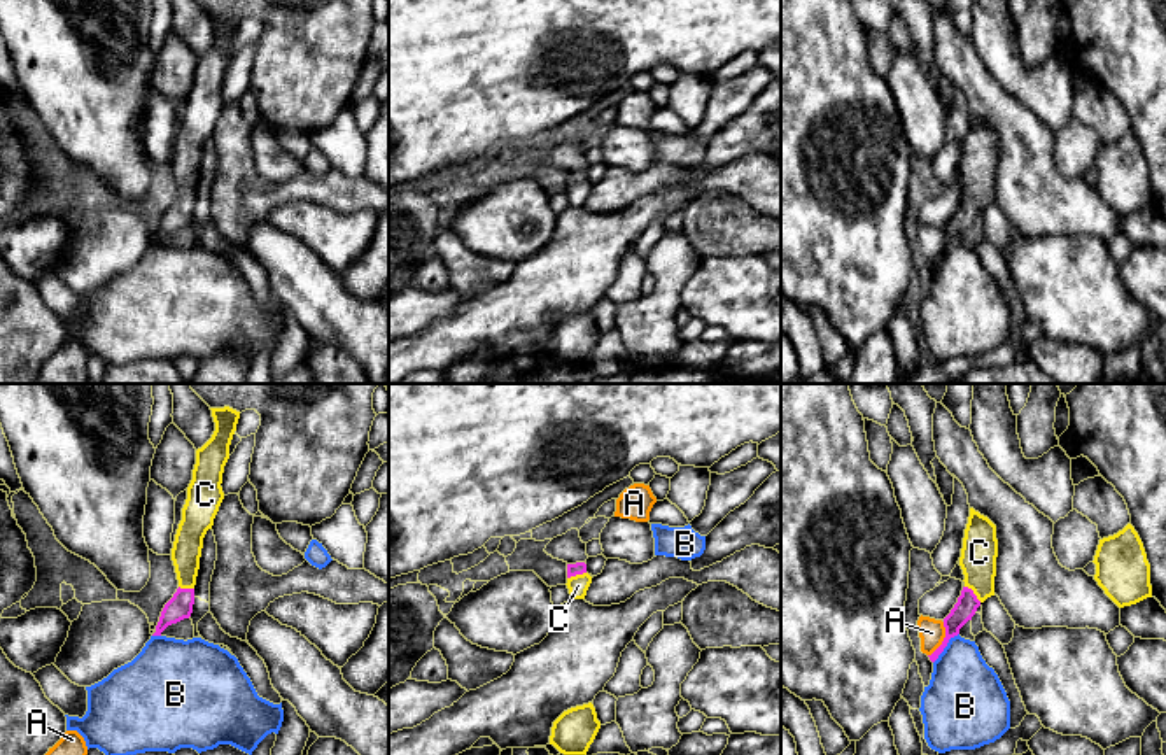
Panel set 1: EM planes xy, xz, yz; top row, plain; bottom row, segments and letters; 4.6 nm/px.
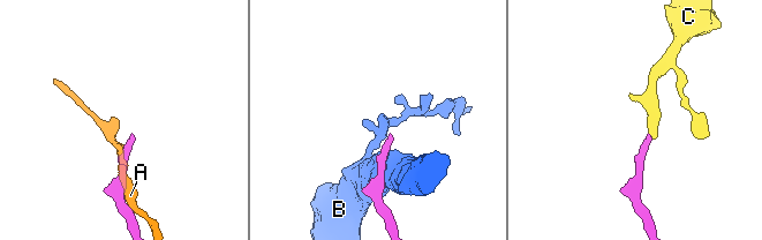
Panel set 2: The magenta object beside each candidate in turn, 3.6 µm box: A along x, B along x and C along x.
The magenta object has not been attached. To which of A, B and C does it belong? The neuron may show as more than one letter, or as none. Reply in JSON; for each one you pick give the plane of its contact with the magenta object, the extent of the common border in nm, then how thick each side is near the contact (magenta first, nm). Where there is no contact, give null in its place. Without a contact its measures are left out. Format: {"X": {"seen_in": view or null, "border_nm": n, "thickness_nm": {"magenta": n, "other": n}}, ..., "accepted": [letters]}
{"C": {"seen_in": "yz", "border_nm": 110, "thickness_nm": {"magenta": 100, "other": 170}}, "accepted": ["C"]}

